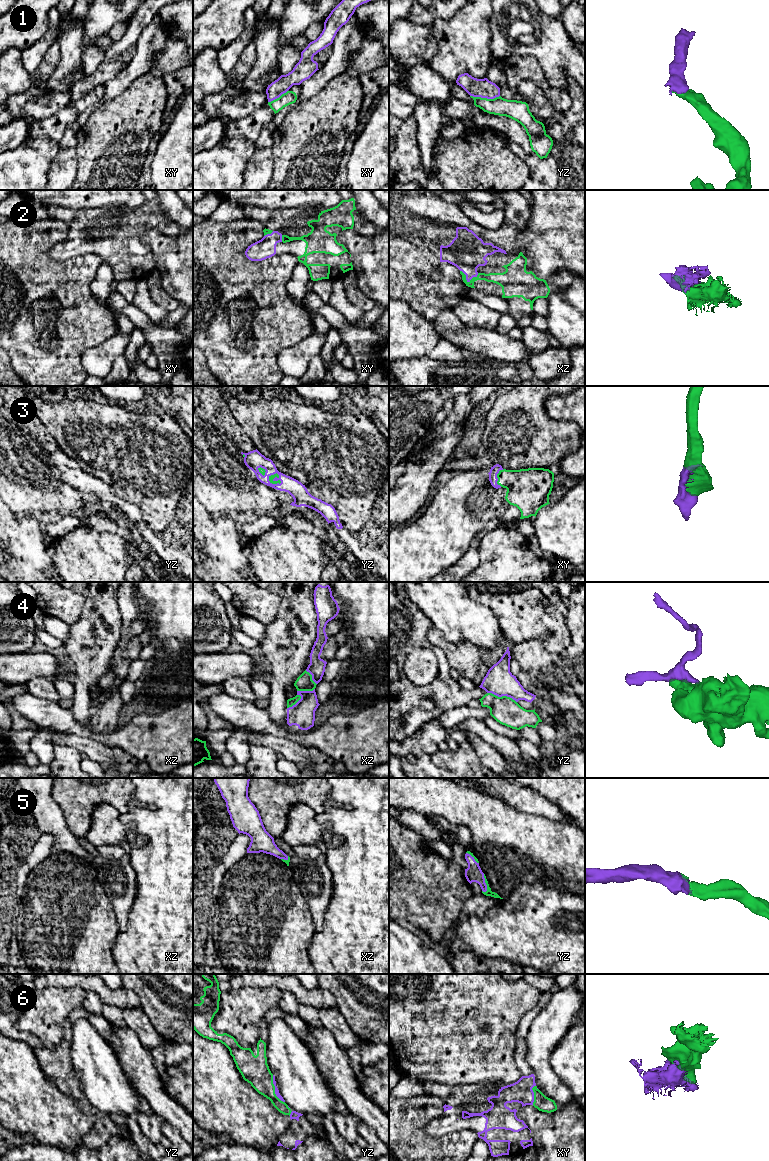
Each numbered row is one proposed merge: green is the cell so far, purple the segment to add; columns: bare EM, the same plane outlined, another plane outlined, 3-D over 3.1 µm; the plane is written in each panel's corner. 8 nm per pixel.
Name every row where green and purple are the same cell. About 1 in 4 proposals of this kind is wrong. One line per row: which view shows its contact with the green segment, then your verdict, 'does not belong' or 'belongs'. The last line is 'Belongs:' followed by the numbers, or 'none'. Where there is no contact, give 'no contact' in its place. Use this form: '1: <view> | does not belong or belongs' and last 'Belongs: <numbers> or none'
1: yz | does not belong
2: xz | belongs
3: yz | belongs
4: yz | does not belong
5: yz | belongs
6: yz | belongs
Belongs: 2, 3, 5, 6

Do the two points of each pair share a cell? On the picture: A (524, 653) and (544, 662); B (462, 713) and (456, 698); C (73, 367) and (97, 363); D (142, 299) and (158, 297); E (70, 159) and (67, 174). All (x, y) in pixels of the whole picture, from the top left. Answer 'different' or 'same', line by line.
A: same
B: different
C: different
D: different
E: same

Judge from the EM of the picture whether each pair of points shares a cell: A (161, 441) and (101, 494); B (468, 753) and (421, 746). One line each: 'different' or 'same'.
A: different
B: different

